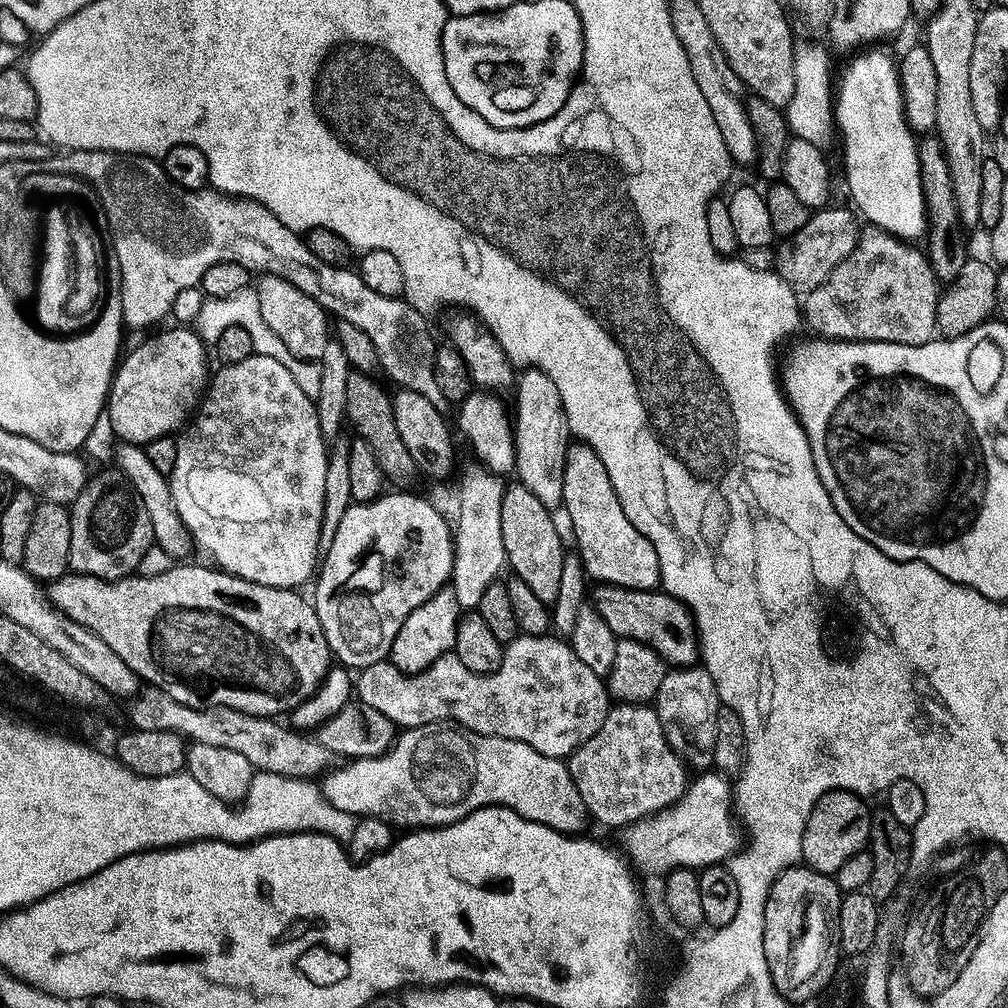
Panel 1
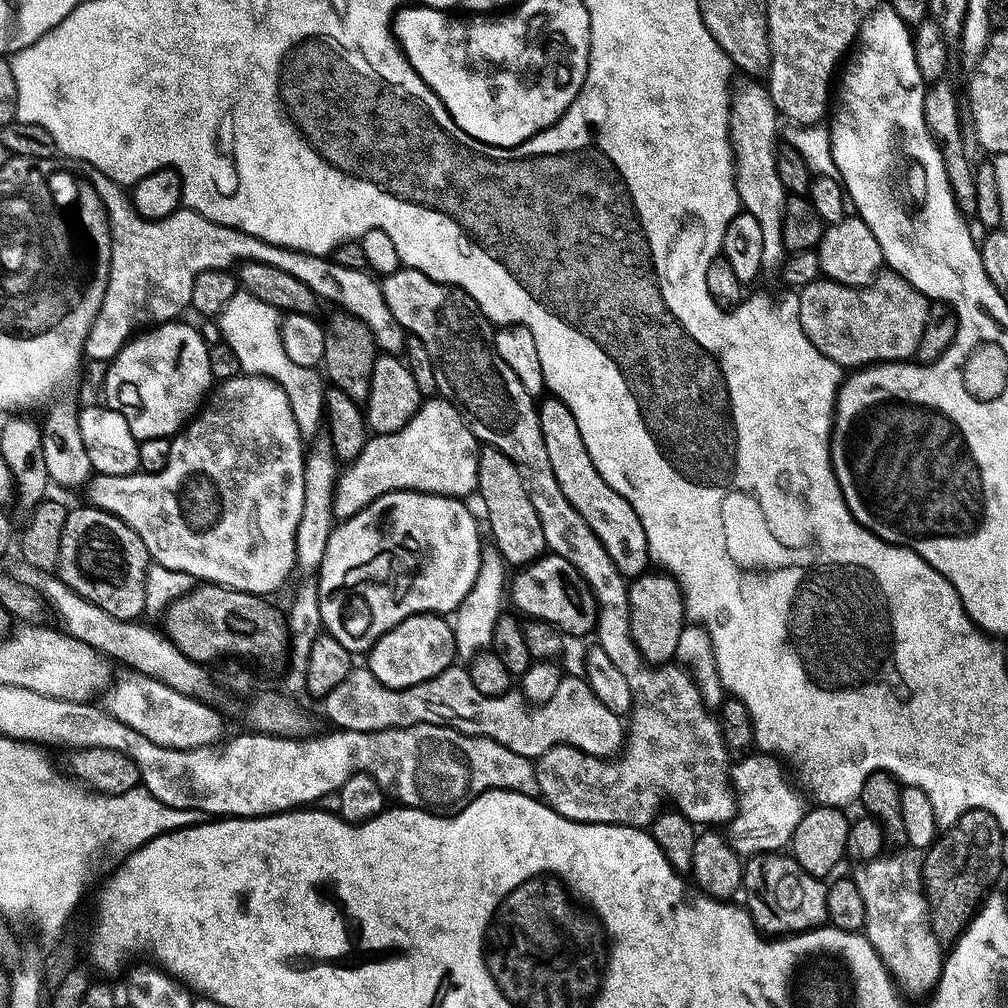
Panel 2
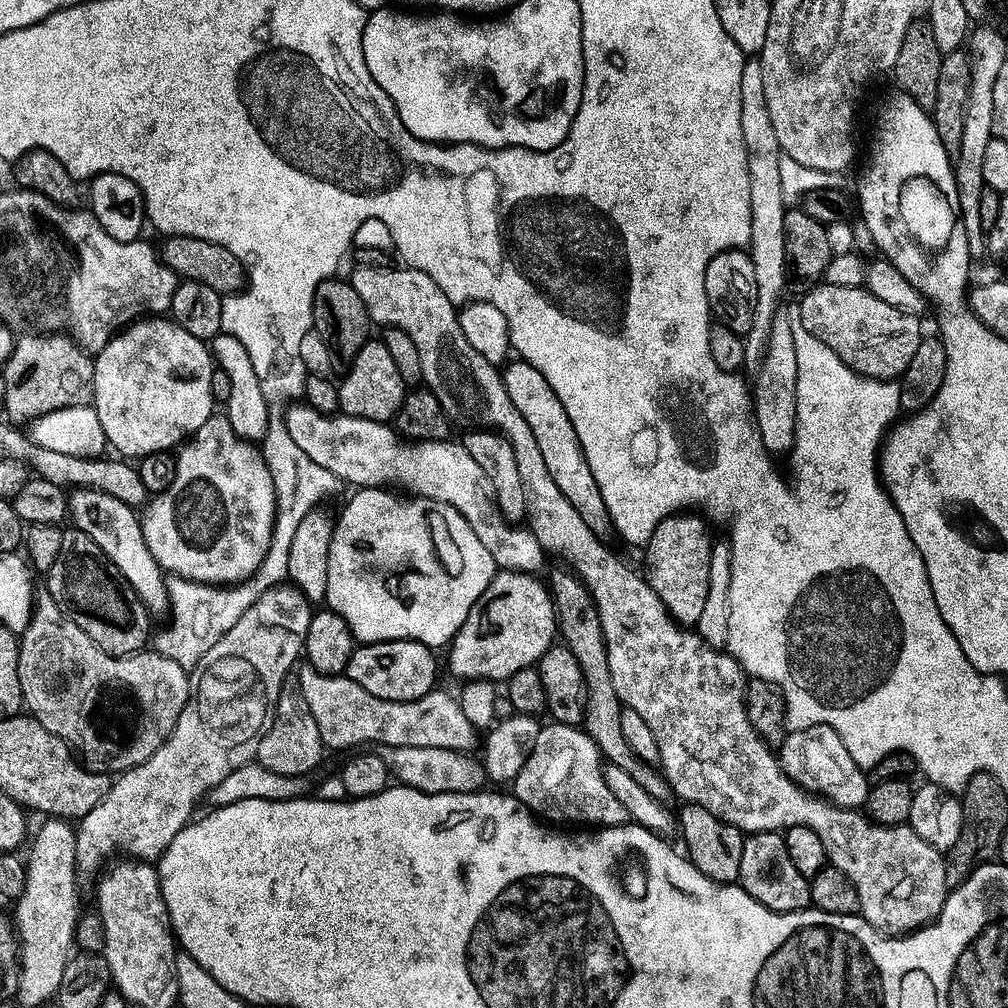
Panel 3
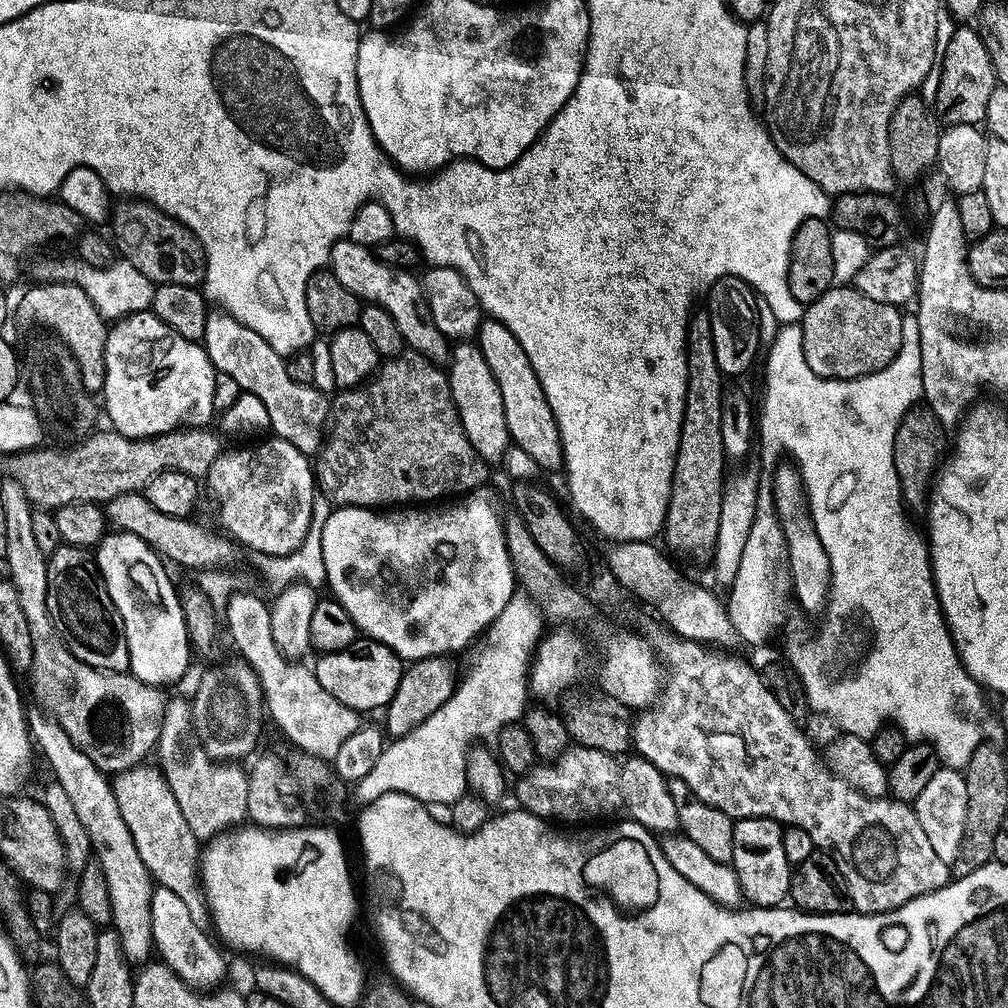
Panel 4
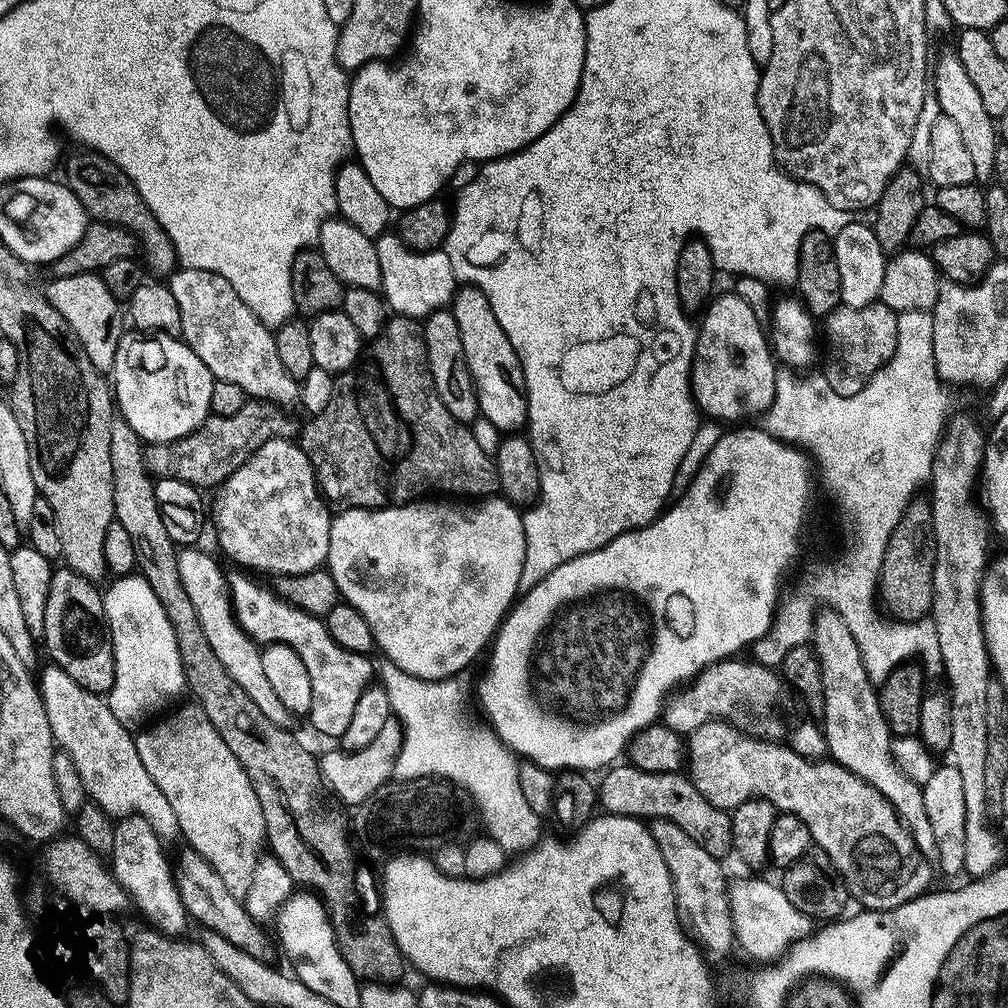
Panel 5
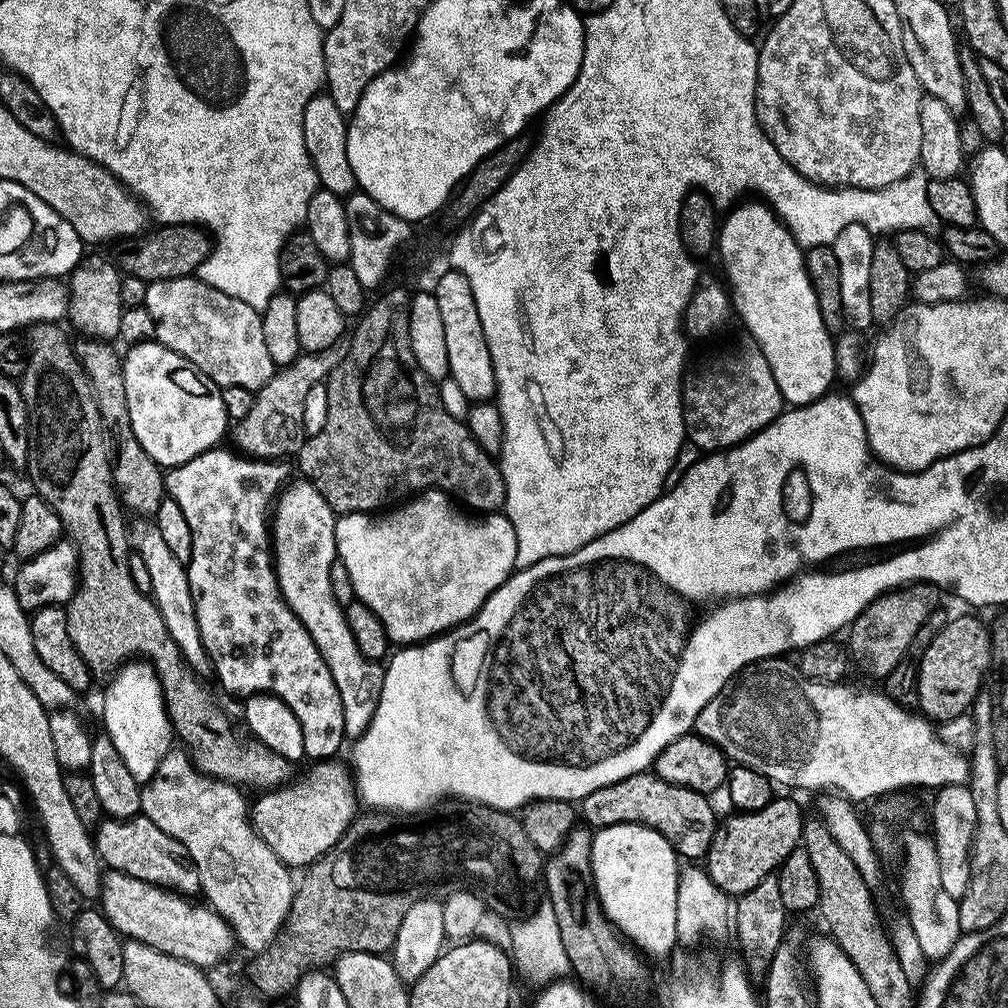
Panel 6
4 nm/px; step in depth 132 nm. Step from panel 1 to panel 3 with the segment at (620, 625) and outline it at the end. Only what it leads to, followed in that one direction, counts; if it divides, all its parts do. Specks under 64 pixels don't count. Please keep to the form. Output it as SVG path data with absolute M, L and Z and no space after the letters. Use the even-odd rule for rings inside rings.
M500 570L452 641L448 668L461 682L506 682L514 674L533 667L557 640L556 602L545 581L543 584L540 578L526 572Z

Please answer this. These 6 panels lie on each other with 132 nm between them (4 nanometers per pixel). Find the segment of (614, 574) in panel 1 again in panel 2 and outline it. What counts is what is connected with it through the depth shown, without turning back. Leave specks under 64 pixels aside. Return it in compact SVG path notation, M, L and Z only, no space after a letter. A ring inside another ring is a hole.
M548 398L543 403L539 405L542 438L546 438L546 450L550 454L554 474L558 477L558 486L562 486L562 494L566 494L566 498L570 498L570 506L574 506L574 510L586 518L586 526L594 530L606 554L610 554L614 566L618 566L624 577L645 575L650 568L648 539L638 514L634 514L634 506L630 506L630 502L626 502L626 498L622 498L622 494L614 491L606 478L598 474L598 466L594 466L594 458L590 458L590 450L586 450L586 442L582 442L578 418L570 414L561 400Z

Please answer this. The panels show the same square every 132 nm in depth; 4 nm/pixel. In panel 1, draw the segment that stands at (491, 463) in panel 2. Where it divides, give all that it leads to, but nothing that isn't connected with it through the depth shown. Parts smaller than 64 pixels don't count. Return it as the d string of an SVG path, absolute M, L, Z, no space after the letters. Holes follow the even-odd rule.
M519 482L507 485L505 497L502 498L502 539L505 543L507 567L513 577L526 582L526 585L530 586L530 590L534 592L535 597L549 606L555 606L559 602L559 590L562 589L562 572L566 555L564 540L560 537L560 532L556 529L552 516L553 513L548 507L542 502L538 502L538 498L534 498L534 494L526 485Z

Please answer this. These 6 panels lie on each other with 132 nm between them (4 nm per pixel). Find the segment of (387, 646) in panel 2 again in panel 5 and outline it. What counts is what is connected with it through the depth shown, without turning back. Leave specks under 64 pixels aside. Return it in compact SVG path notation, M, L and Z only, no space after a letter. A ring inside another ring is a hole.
M260 584L252 588L250 634L257 645L286 644L296 651L298 658L302 658L302 666L306 666L306 674L310 674L312 687L312 724L322 735L329 736L332 742L339 742L350 727L362 694L373 687L374 677L378 672L377 665L372 665L373 661L367 656L342 650L342 646L338 646L334 638L330 638L330 630L321 617L311 616L301 608L292 607L281 600L271 587L263 588Z

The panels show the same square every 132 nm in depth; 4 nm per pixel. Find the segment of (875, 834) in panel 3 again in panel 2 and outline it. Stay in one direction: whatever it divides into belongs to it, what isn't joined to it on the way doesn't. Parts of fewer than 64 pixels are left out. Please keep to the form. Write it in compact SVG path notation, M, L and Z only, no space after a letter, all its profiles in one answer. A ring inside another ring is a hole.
M885 855L855 869L854 879L866 902L866 935L905 997L935 993L944 972L945 949L932 930L921 865L904 856Z

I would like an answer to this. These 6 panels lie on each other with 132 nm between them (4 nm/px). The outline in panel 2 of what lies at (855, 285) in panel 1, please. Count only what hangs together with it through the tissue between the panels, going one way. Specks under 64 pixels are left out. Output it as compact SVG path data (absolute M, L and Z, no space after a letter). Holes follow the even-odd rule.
M888 270L866 288L848 288L830 279L821 278L799 293L800 320L806 338L830 362L841 366L859 365L865 348L873 352L872 364L898 364L913 359L919 339L892 340L896 328L916 328L917 337L926 334L926 322L933 305L917 285L906 282L903 276Z

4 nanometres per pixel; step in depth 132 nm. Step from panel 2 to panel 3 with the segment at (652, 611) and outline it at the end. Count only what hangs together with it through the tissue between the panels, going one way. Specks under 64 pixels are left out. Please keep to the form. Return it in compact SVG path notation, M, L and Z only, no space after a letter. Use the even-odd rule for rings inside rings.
M677 514L664 520L654 530L654 538L646 546L648 552L648 572L646 579L652 587L654 594L663 602L664 608L672 616L673 620L682 628L689 630L695 629L699 625L706 597L710 595L710 562L712 561L712 549L714 539L708 533L709 521L700 514Z

